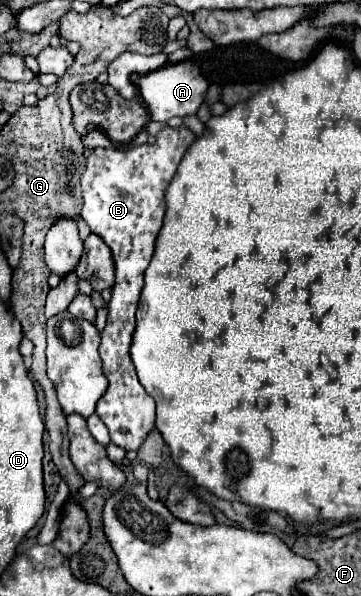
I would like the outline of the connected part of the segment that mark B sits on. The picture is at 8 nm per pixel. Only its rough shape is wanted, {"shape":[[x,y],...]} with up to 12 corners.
{"shape":[[195,134],[95,148],[81,218],[115,262],[95,414],[137,450],[155,400],[129,356],[165,188]]}

